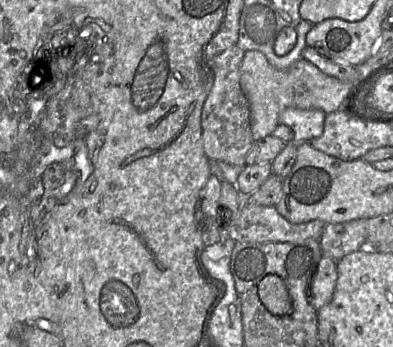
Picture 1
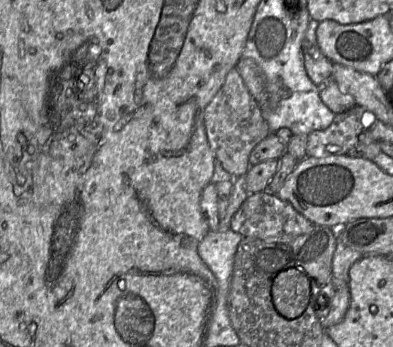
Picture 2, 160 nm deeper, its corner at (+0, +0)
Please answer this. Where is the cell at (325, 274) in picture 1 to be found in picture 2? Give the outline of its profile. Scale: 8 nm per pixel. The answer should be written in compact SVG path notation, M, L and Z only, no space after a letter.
M335 278L321 289L321 295L324 295L328 301L322 300L316 304L316 313L318 314L321 325L327 329L343 320L350 304L350 292L346 282Z

